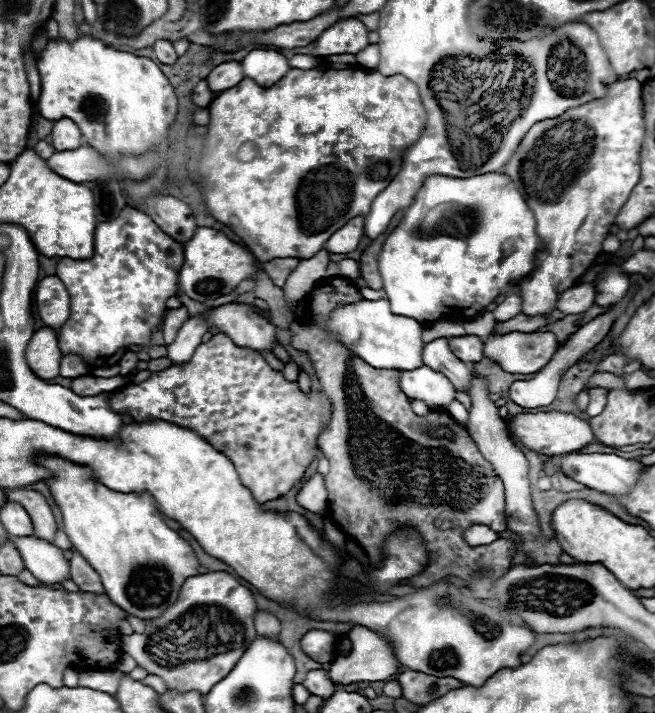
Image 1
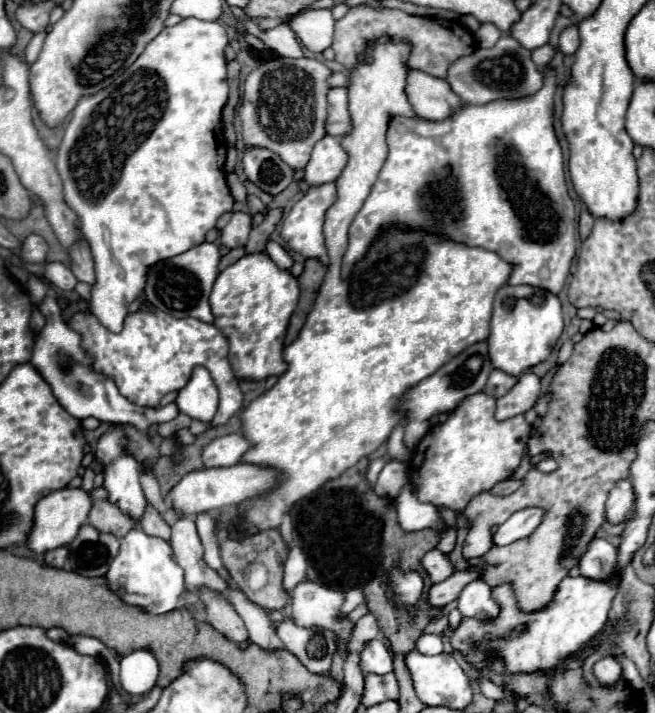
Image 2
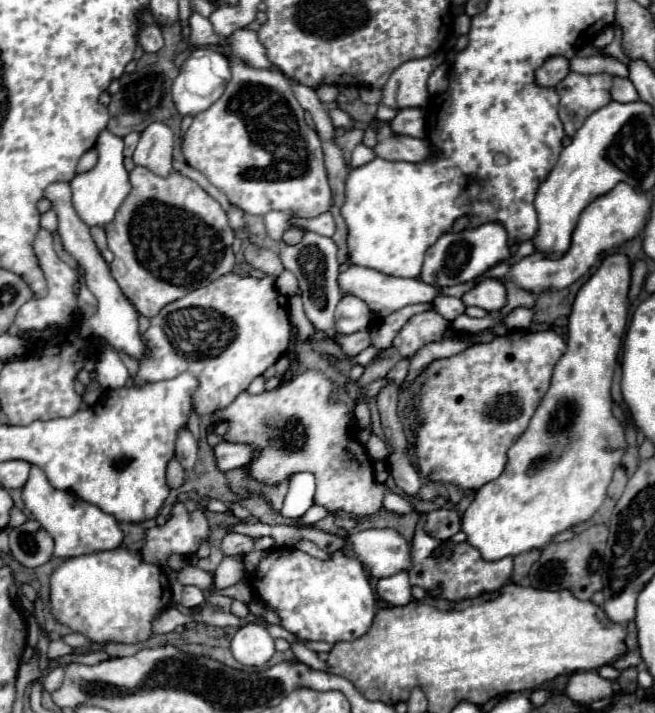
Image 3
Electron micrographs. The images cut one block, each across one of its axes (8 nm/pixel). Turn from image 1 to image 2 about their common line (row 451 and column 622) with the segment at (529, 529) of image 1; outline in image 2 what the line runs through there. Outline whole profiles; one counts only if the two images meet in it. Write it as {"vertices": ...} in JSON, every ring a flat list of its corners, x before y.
{"vertices":[[620,480,616,486,610,490,610,496,606,500,606,518,612,524,624,522,632,510,634,504,634,490,630,480]]}

